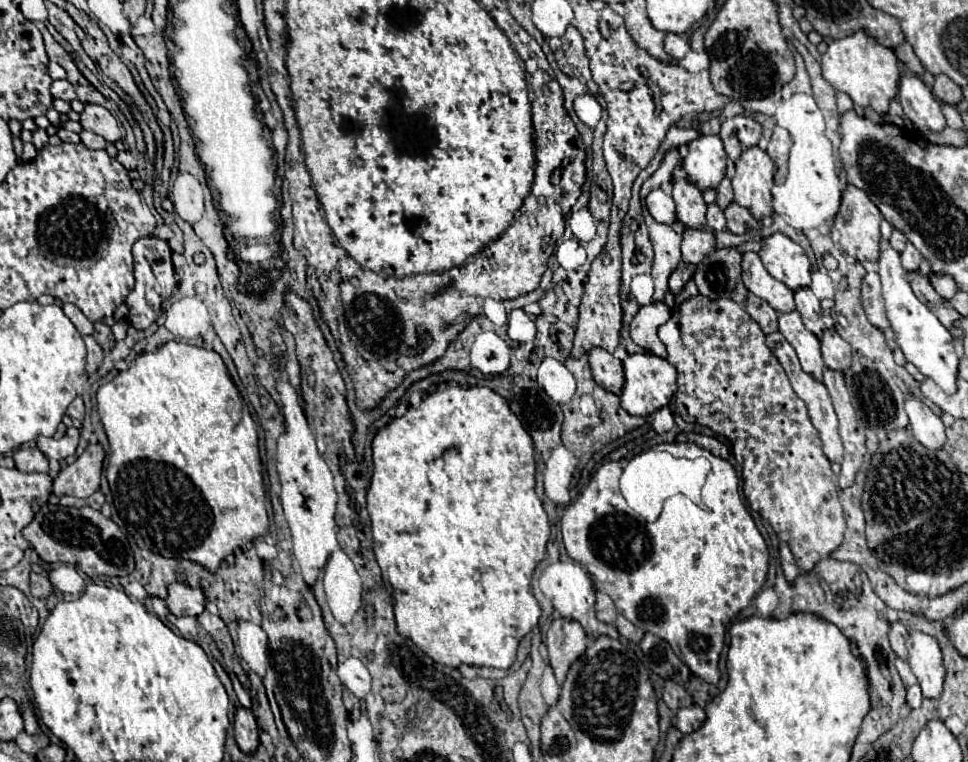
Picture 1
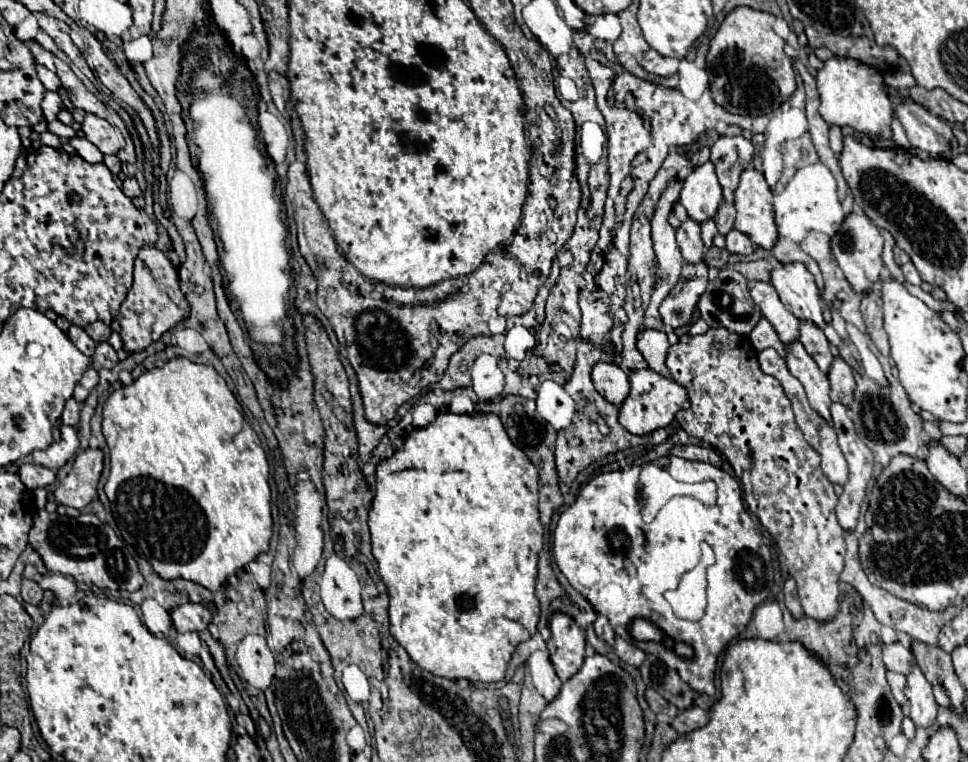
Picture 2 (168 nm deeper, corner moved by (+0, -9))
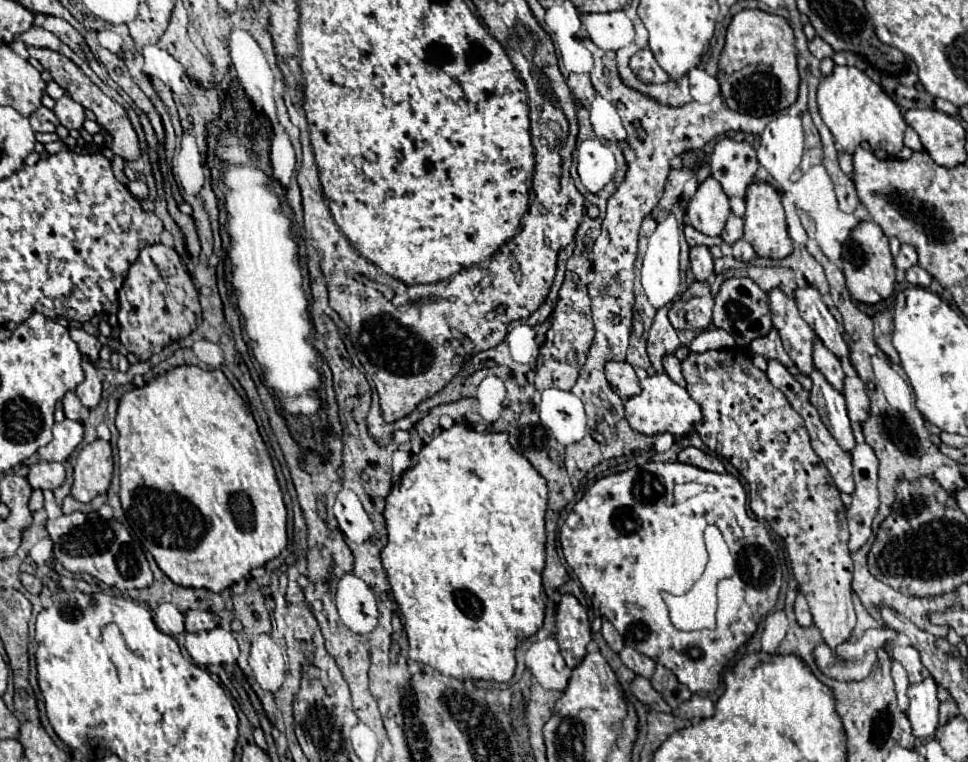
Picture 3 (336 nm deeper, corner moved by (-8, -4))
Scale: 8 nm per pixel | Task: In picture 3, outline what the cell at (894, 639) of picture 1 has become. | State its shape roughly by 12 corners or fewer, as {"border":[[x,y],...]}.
{"border":[[893,646],[891,658],[905,666],[911,684],[931,676],[911,646]]}

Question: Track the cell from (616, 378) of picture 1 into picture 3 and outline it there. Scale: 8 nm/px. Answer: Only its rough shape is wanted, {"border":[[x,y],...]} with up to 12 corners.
{"border":[[609,362],[605,374],[621,400],[641,392],[631,364]]}

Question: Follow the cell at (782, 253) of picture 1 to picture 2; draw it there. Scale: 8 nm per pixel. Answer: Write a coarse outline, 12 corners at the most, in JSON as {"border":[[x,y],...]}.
{"border":[[781,263],[771,285],[797,317],[823,327],[819,289],[803,263]]}

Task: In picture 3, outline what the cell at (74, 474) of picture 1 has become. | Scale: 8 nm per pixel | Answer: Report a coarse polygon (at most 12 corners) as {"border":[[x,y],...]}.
{"border":[[95,440],[75,460],[71,494],[91,502],[113,476],[111,444]]}

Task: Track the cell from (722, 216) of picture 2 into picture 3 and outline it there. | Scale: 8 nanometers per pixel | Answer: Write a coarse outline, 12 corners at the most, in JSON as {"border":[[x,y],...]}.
{"border":[[731,214],[721,238],[729,246],[743,238],[743,220]]}

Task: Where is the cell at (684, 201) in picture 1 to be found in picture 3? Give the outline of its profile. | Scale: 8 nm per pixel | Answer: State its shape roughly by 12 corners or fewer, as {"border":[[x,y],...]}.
{"border":[[707,246],[691,248],[691,272],[705,282],[713,274]]}

